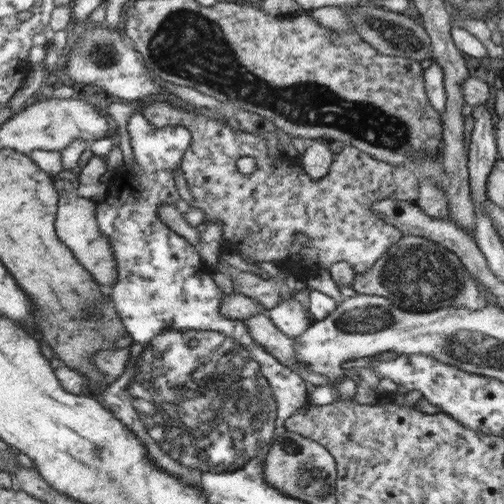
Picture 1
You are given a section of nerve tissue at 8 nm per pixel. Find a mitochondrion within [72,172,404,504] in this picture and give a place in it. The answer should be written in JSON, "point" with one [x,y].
{"point":[204,402]}

